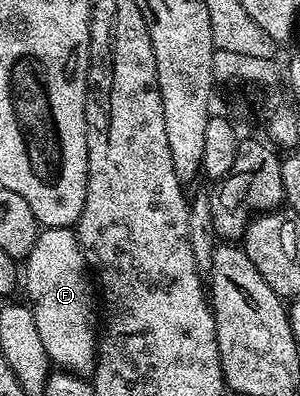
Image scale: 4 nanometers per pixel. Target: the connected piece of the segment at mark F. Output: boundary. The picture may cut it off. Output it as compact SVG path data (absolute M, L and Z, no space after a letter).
M65 226L40 229L25 259L25 290L26 286L32 298L37 333L41 335L41 344L45 344L47 357L60 371L90 375L95 369L97 353L97 302L91 299L93 282L74 229Z

